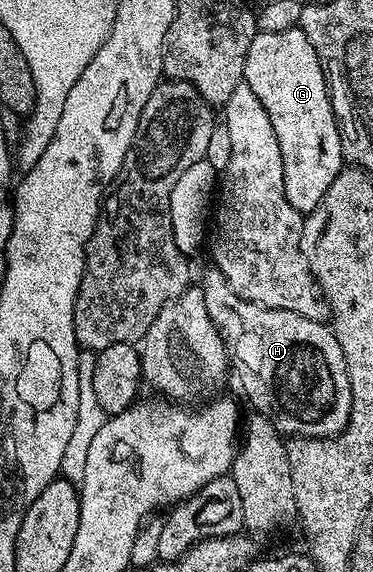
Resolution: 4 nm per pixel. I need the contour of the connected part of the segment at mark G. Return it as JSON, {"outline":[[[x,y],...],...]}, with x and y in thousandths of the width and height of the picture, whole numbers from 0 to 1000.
{"outline":[[[804,47],[753,52],[745,59],[692,54],[657,101],[651,140],[668,157],[689,164],[700,185],[710,185],[710,199],[721,199],[721,213],[732,213],[732,234],[743,234],[743,255],[753,255],[759,323],[775,360],[815,374],[836,371],[850,353],[871,346],[871,332],[882,332],[893,311],[903,311],[909,299],[925,292],[925,262],[914,255],[909,217],[887,191],[887,166],[877,161],[877,138],[866,133],[850,87],[839,87],[828,66],[818,66]]]}

